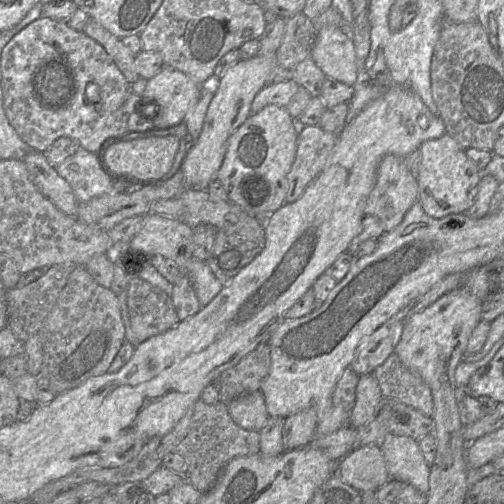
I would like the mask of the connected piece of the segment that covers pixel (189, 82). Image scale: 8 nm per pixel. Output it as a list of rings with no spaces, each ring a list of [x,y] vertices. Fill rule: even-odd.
[[[163,67],[155,76],[147,80],[145,90],[141,94],[142,99],[153,101],[153,106],[158,107],[157,114],[151,115],[155,127],[171,127],[184,121],[188,112],[197,104],[201,95],[202,86],[196,83],[185,73]]]

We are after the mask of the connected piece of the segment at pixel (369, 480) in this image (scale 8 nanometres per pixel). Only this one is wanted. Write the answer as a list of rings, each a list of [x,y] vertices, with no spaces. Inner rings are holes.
[[[380,446],[356,447],[337,464],[337,474],[342,482],[359,492],[377,490],[390,476]]]

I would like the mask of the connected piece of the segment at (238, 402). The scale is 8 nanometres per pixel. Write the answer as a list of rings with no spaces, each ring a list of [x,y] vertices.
[[[261,390],[241,395],[226,405],[232,420],[246,430],[260,431],[269,419]]]

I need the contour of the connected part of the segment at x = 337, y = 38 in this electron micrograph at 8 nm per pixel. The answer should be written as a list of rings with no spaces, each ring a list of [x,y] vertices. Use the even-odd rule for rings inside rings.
[[[325,26],[317,32],[311,58],[328,78],[353,87],[361,78],[353,41],[341,28]]]

